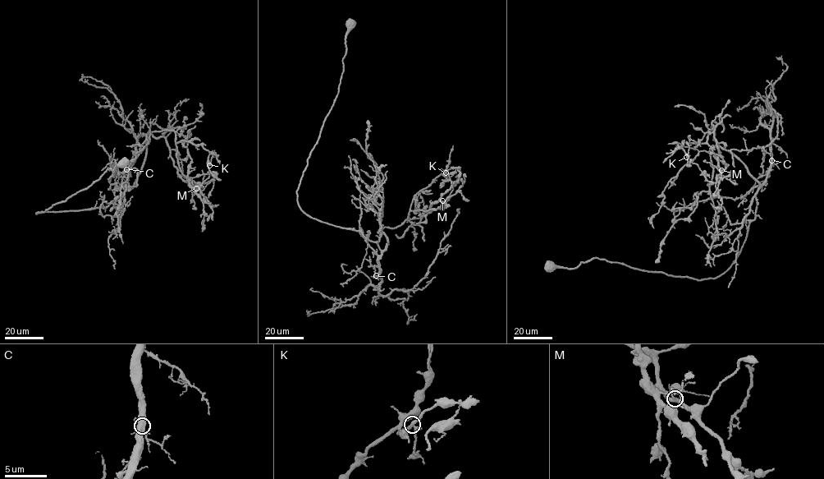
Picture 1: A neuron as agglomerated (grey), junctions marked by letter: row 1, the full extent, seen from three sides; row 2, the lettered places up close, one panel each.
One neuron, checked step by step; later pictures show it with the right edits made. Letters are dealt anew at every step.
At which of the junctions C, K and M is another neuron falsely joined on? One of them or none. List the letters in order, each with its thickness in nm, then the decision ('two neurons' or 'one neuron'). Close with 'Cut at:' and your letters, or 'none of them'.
C: 170 nm | one neuron
K: 240 nm | one neuron
M: 220 nm | two neurons
Cut at: M

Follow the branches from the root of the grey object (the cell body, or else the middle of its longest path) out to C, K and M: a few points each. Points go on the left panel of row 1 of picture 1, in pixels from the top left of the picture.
C: (122, 163), (112, 172), (107, 169), (84, 190), (35, 214), (104, 208), (127, 190), (126, 169)
K: (122, 163), (35, 214), (117, 200), (142, 168), (152, 131), (171, 130), (176, 143), (202, 145), (209, 165)
M: (122, 163), (35, 214), (103, 209), (117, 200), (142, 168), (152, 131), (174, 131), (179, 167), (196, 188)

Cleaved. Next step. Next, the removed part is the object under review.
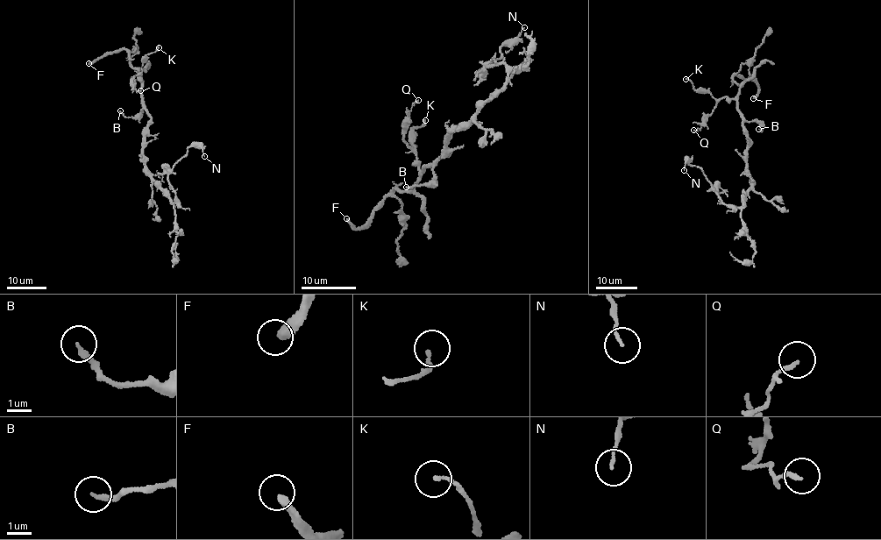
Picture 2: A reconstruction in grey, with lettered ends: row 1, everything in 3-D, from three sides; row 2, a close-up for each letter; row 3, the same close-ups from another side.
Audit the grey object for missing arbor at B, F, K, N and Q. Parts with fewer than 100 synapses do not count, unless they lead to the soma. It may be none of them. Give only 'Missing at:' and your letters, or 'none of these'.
Missing at: F

